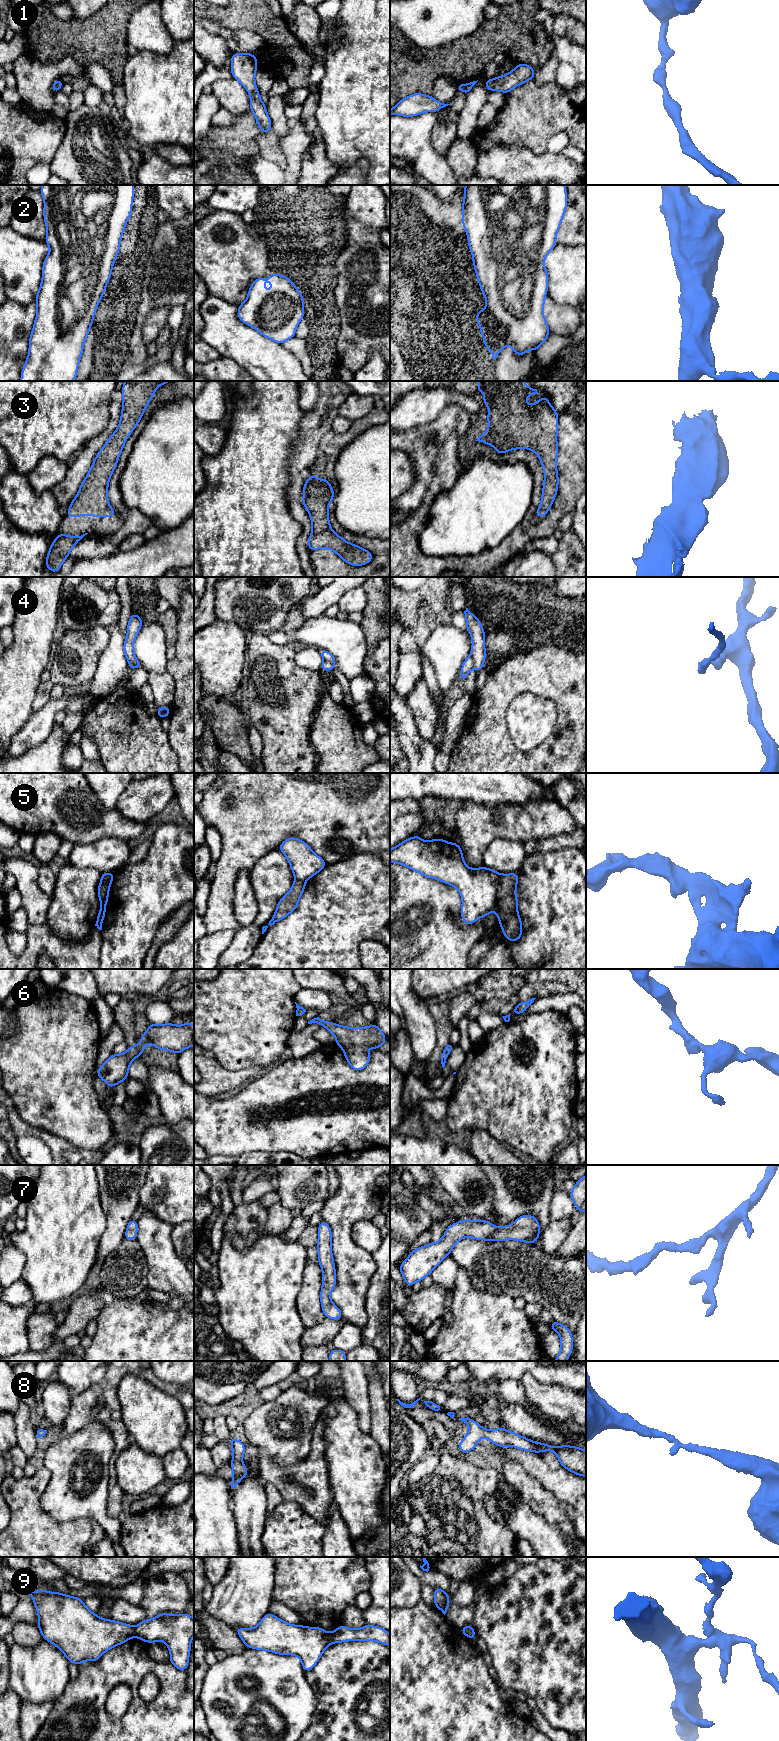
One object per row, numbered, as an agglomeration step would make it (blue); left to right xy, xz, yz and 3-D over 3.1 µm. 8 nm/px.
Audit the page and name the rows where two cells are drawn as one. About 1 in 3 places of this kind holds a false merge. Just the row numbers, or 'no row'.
4, 5, 9

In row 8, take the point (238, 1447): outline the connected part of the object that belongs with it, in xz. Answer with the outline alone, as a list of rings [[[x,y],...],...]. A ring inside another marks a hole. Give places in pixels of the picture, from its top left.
[[[230,1438],[230,1445],[233,1450],[231,1466],[233,1470],[233,1479],[231,1481],[231,1489],[235,1488],[239,1482],[249,1473],[247,1467],[243,1464],[242,1457],[245,1452],[245,1445],[238,1439]]]

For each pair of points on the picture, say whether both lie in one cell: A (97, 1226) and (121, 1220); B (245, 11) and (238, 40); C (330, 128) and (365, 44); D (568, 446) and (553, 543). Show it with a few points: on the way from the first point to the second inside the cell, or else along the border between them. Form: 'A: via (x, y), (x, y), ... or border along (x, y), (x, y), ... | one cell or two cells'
A: border along (100, 1201), (105, 1216), (106, 1228), (97, 1246) | two cells
B: border along (219, 22), (231, 29), (252, 30), (263, 38) | two cells
C: via (351, 107), (365, 93), (365, 65) | one cell
D: border along (553, 534), (547, 537), (534, 538), (530, 541) | two cells

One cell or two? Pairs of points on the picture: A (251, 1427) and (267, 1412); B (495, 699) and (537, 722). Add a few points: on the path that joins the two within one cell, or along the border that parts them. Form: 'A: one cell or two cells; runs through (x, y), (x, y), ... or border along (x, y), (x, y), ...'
A: one cell; runs through (255, 1424), (263, 1416)
B: two cells; border along (527, 691), (510, 703), (507, 729)

